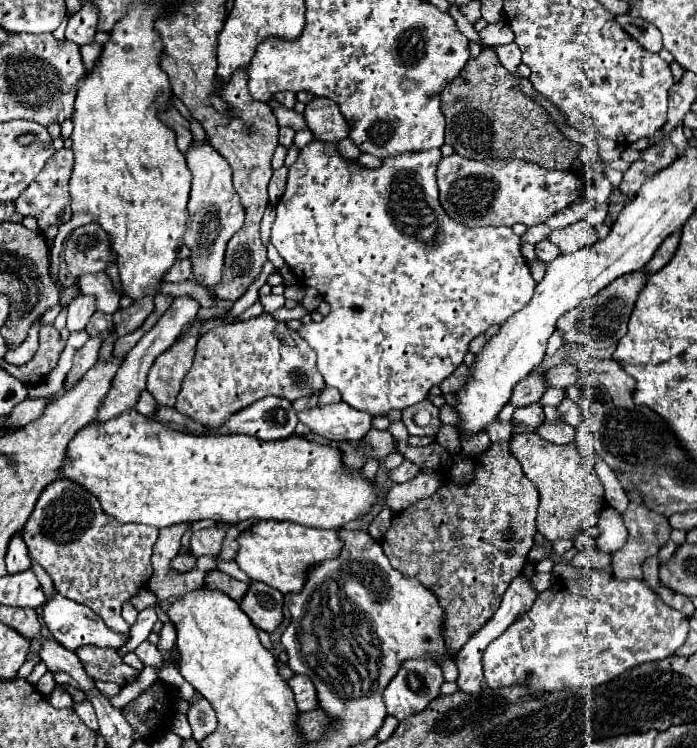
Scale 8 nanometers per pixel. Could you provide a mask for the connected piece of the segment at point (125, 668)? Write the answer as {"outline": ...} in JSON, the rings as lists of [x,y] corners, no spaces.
{"outline":[[[81,646],[81,650],[75,650],[75,654],[83,662],[87,676],[95,682],[105,680],[105,682],[113,682],[117,686],[125,686],[139,678],[139,670],[125,664],[123,658],[117,654],[117,650]]]}

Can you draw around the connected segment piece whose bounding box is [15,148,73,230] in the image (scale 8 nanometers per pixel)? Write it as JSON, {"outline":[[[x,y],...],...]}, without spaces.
{"outline":[[[67,148],[57,150],[41,170],[41,174],[29,184],[29,188],[15,200],[17,212],[23,216],[37,218],[39,230],[45,230],[51,224],[63,224],[71,218],[71,198],[67,192],[67,182],[73,170],[73,152]]]}

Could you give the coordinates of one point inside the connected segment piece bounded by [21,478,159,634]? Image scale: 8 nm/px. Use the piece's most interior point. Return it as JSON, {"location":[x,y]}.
{"location":[92,559]}

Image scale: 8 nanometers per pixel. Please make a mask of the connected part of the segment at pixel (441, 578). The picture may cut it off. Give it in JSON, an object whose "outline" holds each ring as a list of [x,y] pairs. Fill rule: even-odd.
{"outline":[[[503,442],[491,444],[491,448],[475,460],[475,478],[471,484],[455,486],[453,482],[445,482],[435,496],[415,502],[393,518],[387,534],[381,540],[381,546],[395,570],[399,570],[403,576],[419,580],[437,596],[445,612],[443,638],[449,654],[457,654],[459,648],[485,626],[485,622],[499,608],[507,586],[521,574],[537,532],[537,504],[539,494],[535,486],[523,476],[521,464],[509,450],[509,442]]]}

